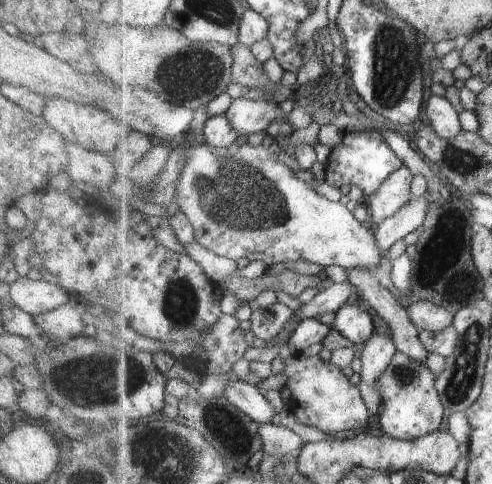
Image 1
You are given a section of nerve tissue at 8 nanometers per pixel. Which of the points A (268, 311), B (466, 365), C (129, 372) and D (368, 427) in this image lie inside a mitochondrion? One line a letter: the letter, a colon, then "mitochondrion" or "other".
A: other
B: mitochondrion
C: mitochondrion
D: other

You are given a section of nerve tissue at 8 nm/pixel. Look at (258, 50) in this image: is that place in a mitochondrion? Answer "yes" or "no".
no

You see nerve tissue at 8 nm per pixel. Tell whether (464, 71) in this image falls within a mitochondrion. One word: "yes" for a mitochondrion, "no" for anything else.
no

